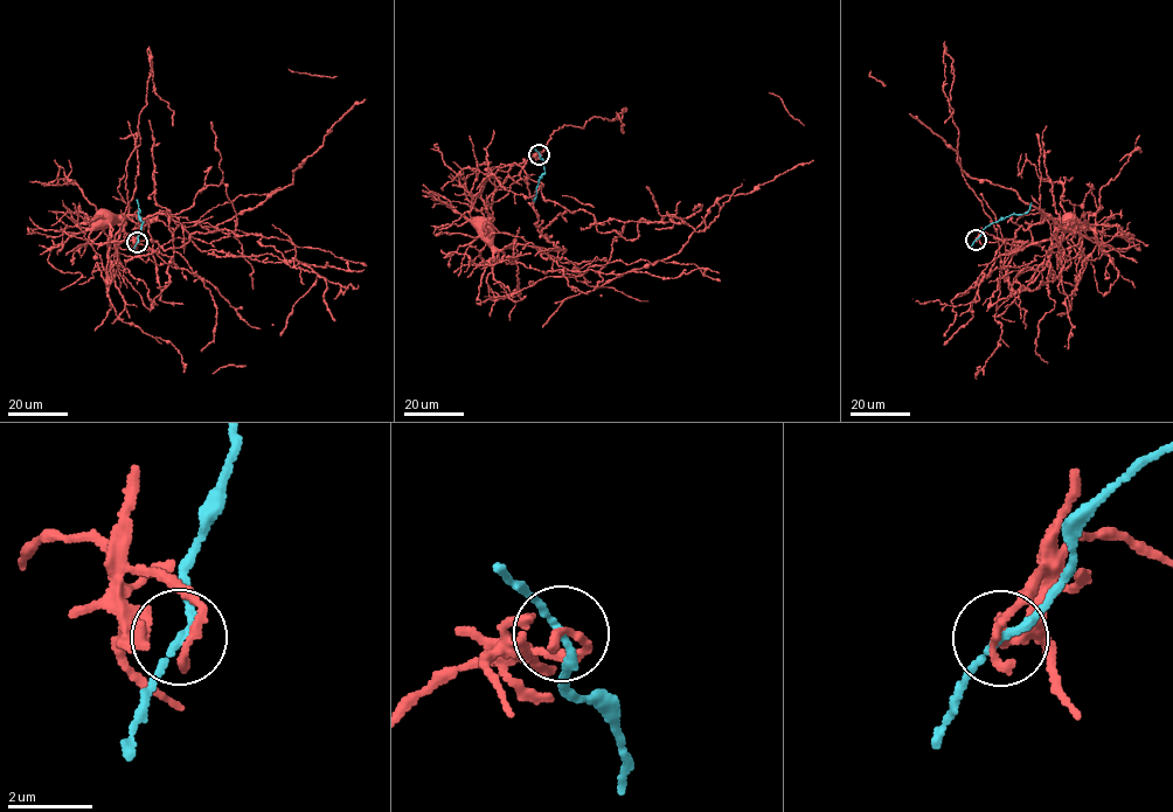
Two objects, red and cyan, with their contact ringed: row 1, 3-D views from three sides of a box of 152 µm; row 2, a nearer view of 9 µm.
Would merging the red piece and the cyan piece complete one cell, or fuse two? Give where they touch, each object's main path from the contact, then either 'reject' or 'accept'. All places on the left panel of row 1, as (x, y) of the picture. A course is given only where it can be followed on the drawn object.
place (137, 242); course red (137, 242), (127, 235), (113, 249), (109, 248), (110, 228), (99, 220); course cyan (137, 242), (143, 222), (136, 200); reject

